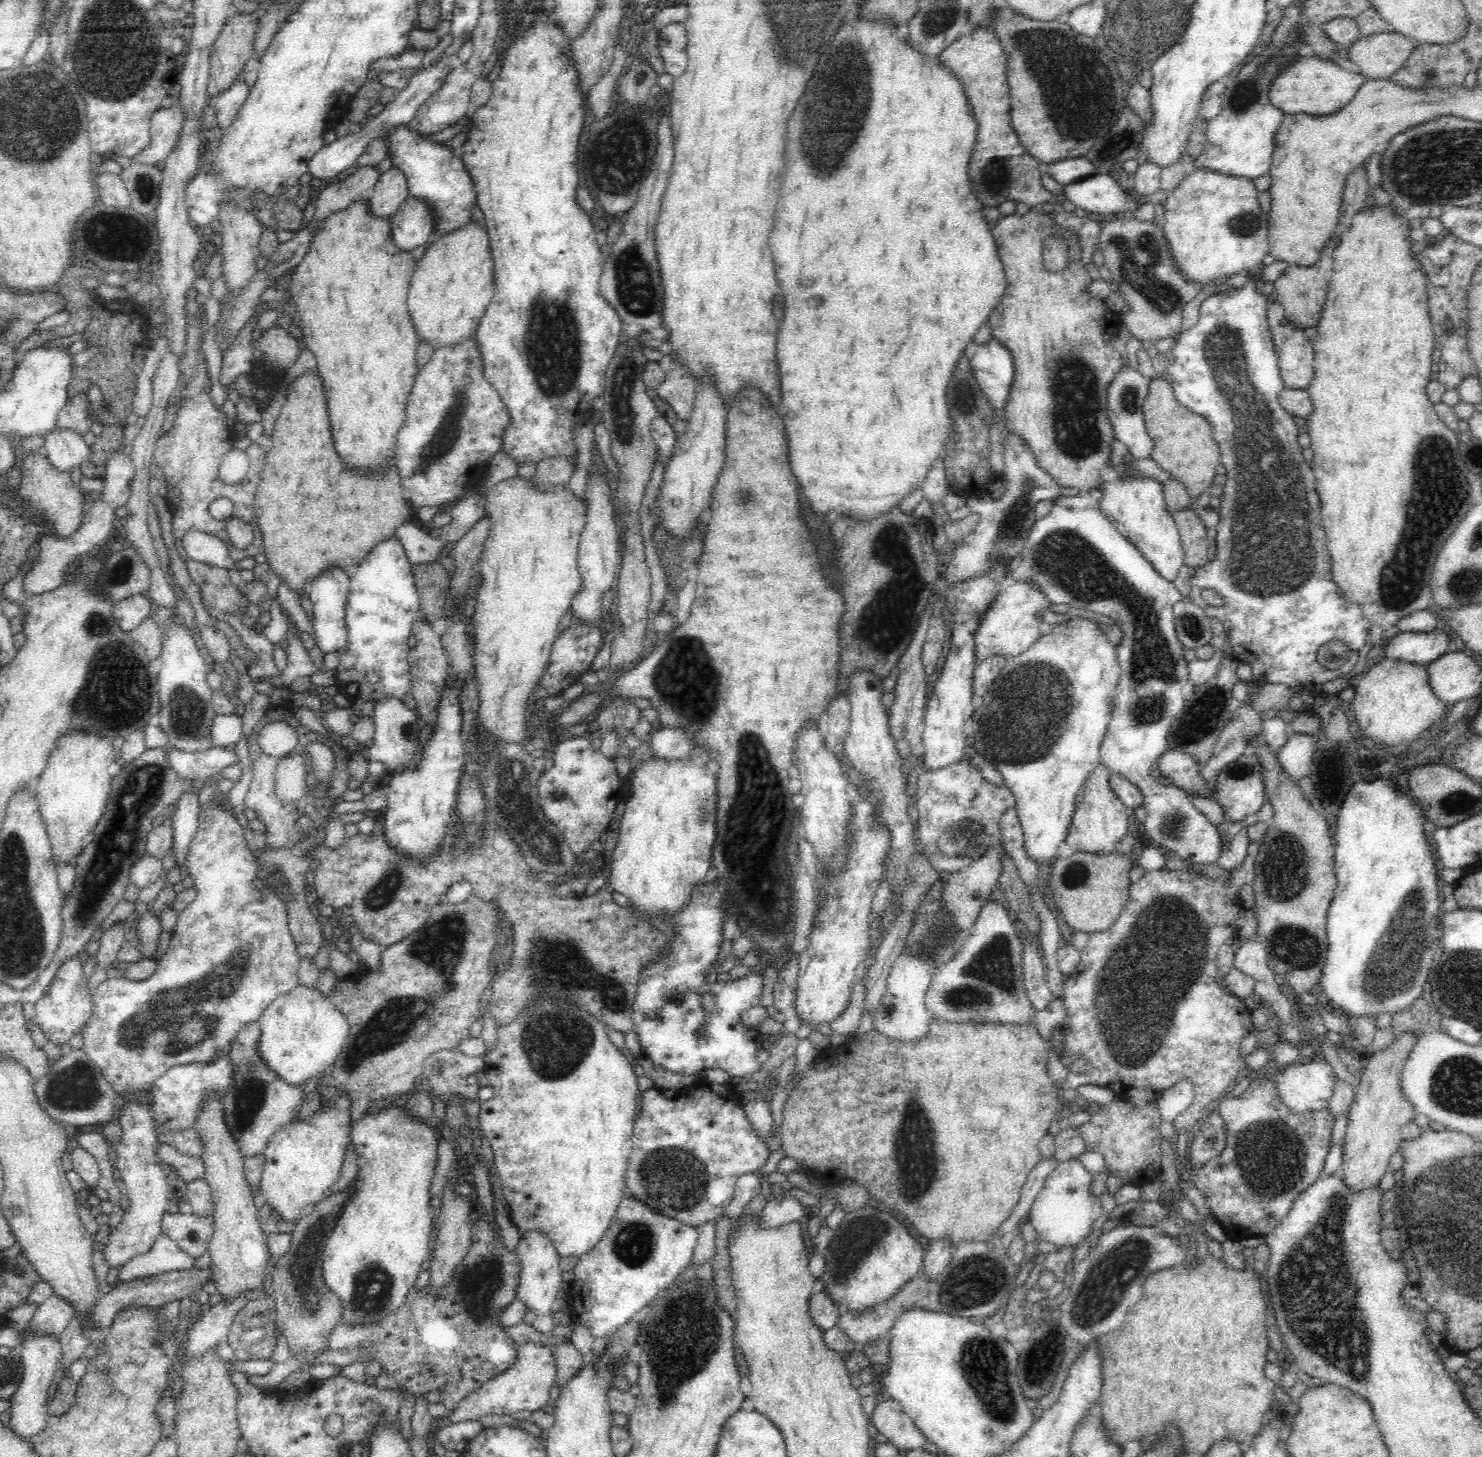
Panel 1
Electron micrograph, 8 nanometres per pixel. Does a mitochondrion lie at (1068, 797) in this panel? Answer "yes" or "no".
no

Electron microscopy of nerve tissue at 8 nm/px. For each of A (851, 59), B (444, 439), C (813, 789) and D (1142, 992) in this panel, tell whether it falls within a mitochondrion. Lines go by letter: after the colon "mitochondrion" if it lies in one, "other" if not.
A: mitochondrion
B: mitochondrion
C: other
D: mitochondrion

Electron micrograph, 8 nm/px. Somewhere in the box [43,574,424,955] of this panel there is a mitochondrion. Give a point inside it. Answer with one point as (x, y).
(116, 692)

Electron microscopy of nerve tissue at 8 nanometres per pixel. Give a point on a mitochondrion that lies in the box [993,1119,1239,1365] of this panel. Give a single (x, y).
(1112, 1277)

